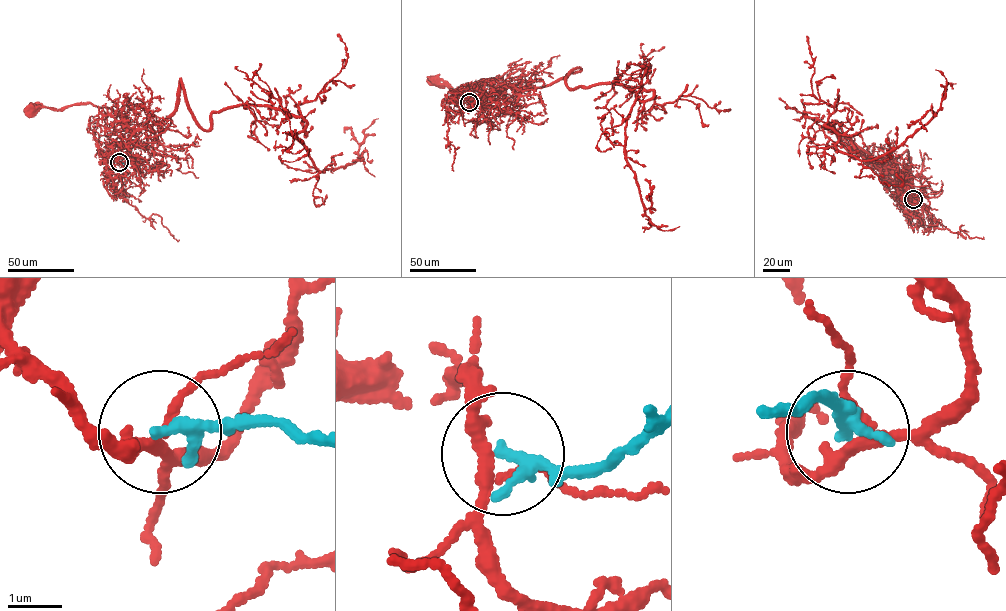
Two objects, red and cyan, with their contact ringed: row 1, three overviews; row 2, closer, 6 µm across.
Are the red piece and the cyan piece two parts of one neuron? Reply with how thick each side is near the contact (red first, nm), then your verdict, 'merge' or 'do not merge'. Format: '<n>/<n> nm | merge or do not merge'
200/170 nm | do not merge

